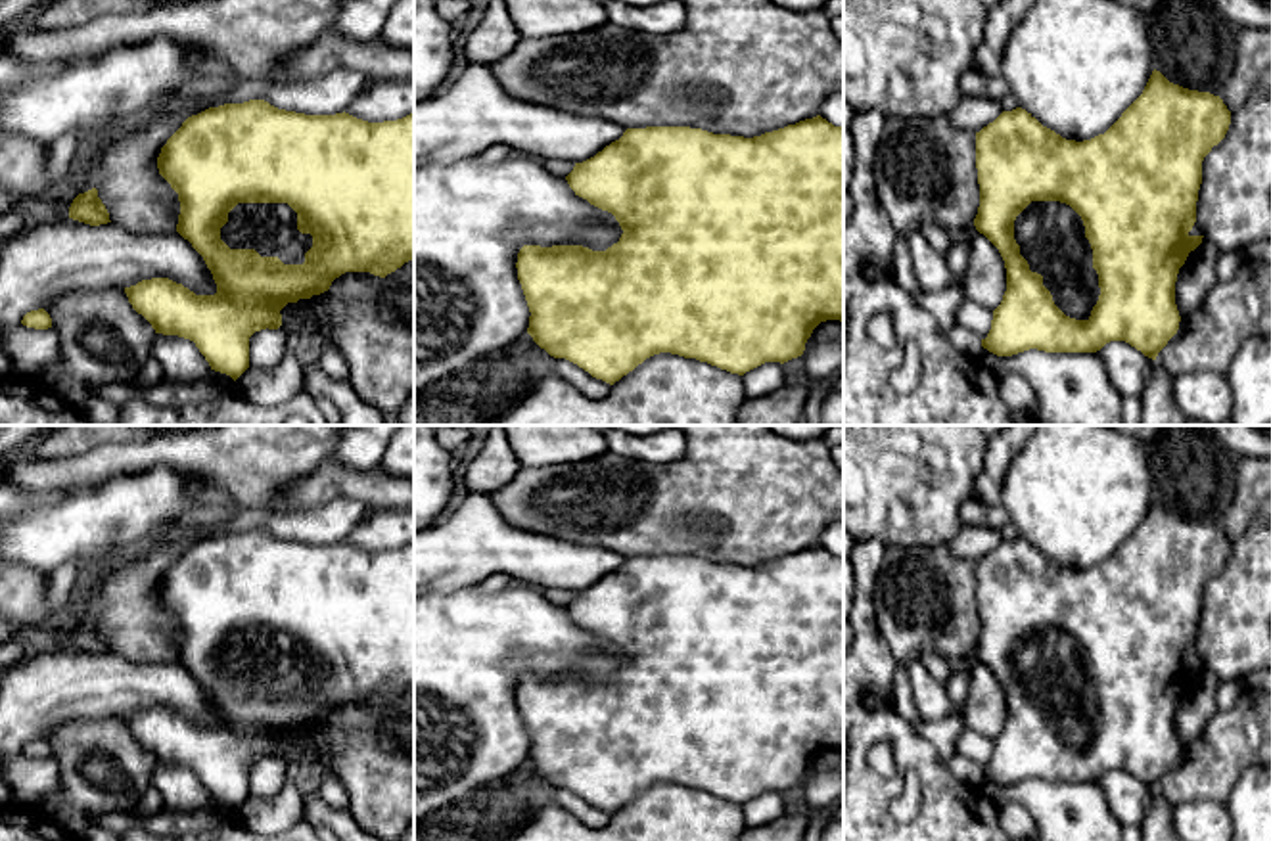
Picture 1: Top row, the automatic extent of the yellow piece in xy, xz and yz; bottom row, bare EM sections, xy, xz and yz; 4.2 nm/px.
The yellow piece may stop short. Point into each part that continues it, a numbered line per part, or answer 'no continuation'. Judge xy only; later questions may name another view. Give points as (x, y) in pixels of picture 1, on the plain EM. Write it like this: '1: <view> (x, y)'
1: xy (271, 658)

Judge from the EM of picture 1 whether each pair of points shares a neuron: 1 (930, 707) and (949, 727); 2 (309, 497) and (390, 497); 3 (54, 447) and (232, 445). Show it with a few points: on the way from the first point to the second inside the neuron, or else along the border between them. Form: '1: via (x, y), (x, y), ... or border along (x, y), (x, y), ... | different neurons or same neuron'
1: border along (953, 711), (938, 719), (921, 721) | different neurons
2: via (328, 485), (370, 487) | same neuron
3: border along (100, 445), (77, 454), (50, 458) | different neurons

